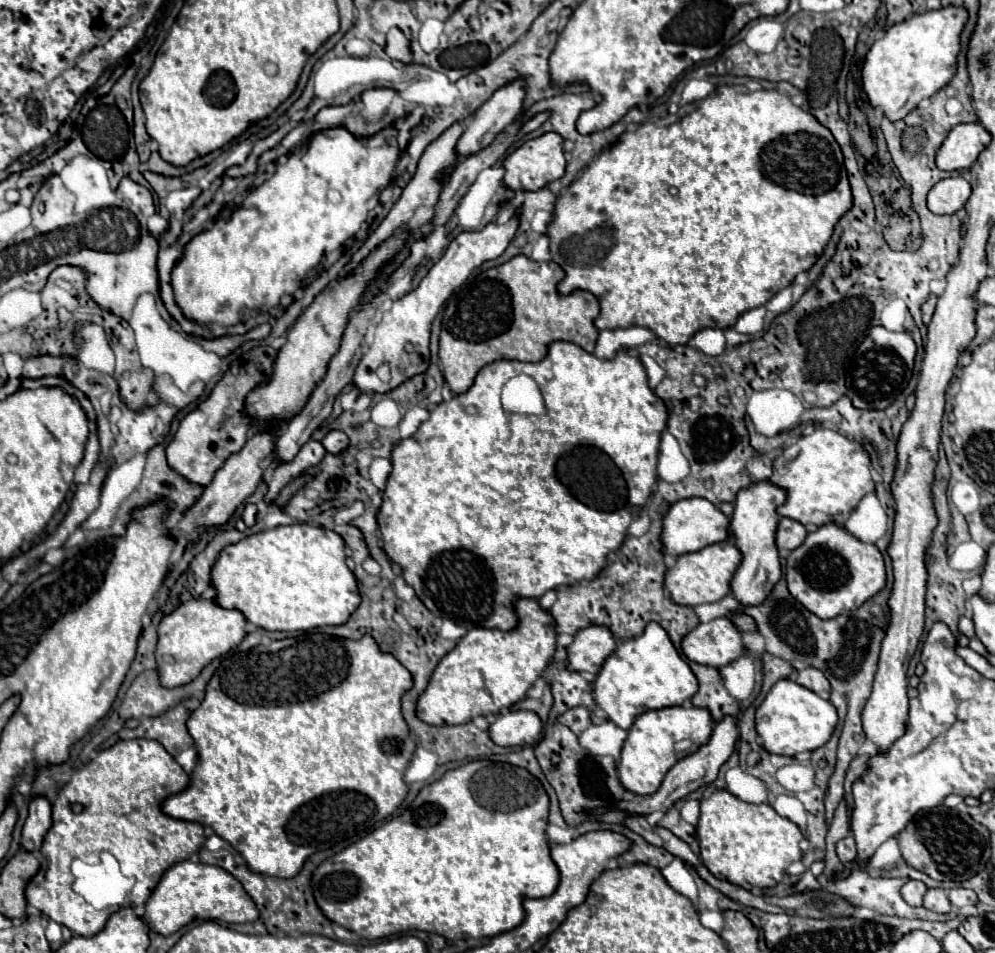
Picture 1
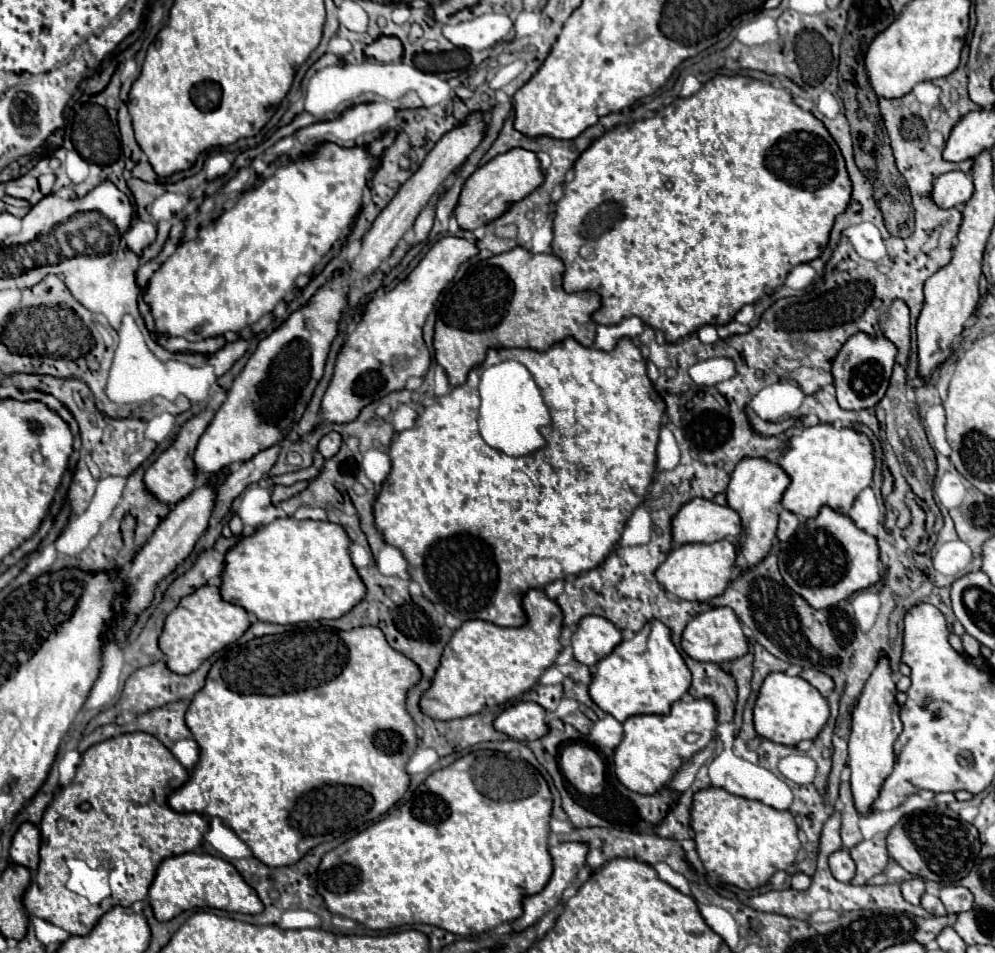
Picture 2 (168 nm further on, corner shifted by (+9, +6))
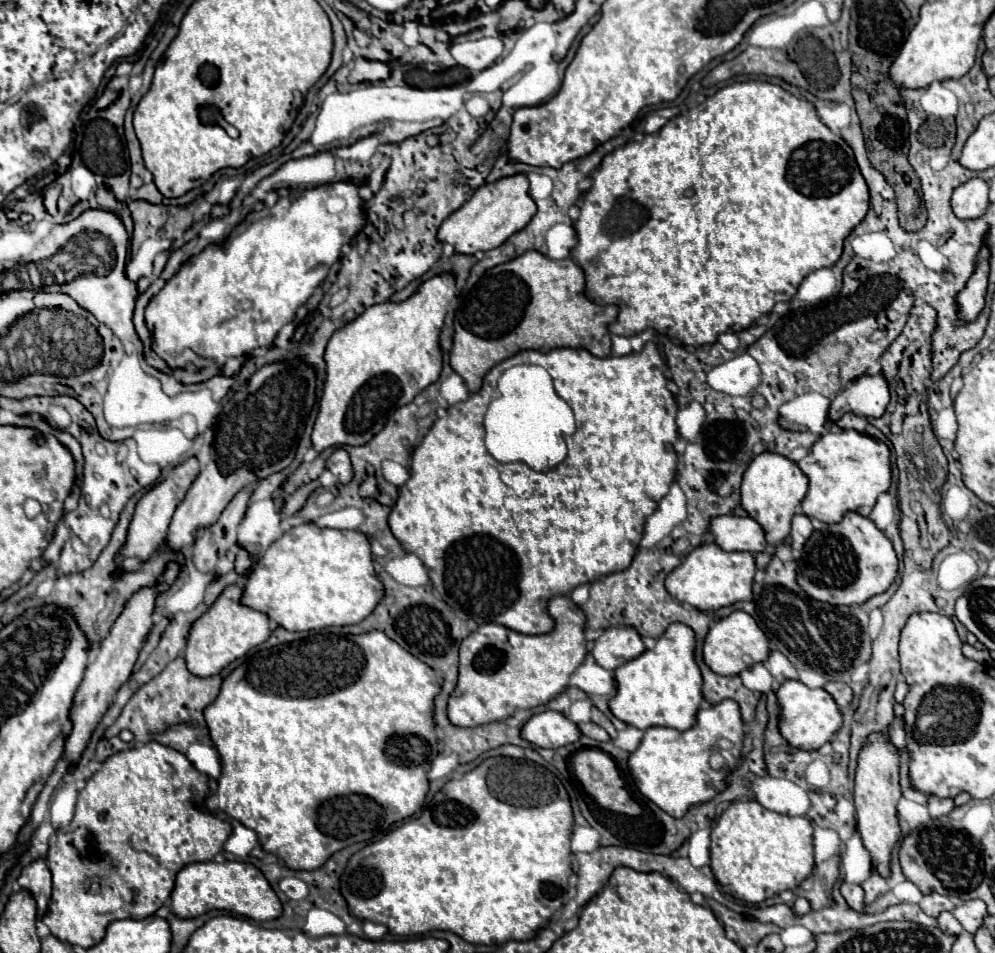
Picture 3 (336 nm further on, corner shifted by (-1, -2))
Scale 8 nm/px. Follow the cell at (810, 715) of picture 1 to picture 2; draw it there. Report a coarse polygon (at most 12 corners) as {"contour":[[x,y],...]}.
{"contour":[[772,672],[754,704],[758,736],[796,746],[830,716],[802,678]]}

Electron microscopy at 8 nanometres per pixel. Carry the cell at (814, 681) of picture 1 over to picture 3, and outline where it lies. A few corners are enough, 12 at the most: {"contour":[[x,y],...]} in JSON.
{"contour":[[828,682],[824,690],[840,708],[852,702],[852,688],[844,682]]}

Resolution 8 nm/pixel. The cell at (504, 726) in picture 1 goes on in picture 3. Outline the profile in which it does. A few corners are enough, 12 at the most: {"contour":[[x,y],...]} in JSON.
{"contour":[[534,714],[522,738],[540,748],[578,742],[580,728],[564,714]]}

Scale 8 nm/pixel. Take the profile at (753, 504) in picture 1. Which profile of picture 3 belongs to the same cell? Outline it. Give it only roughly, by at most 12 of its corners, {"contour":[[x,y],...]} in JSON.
{"contour":[[758,454],[742,478],[742,508],[770,544],[790,534],[808,490],[796,462]]}

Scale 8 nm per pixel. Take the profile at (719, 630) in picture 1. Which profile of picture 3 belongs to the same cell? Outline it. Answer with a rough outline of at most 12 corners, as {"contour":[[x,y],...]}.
{"contour":[[742,610],[712,624],[704,662],[736,676],[764,662],[766,634]]}

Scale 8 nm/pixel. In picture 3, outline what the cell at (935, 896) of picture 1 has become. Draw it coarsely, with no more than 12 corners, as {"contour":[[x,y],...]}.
{"contour":[[950,912],[938,916],[938,928],[952,936],[962,934]]}

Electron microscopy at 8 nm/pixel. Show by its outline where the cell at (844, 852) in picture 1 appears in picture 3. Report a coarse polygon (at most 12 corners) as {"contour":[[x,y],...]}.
{"contour":[[848,882],[840,884],[840,894],[846,904],[862,912],[864,890]]}

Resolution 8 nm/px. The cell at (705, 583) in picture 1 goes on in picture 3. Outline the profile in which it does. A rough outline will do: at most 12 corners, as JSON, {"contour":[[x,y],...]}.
{"contour":[[694,548],[666,590],[702,612],[752,598],[750,552]]}

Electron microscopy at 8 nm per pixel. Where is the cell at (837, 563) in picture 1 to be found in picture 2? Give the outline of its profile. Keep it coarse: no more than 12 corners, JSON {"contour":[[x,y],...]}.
{"contour":[[822,508],[778,556],[816,610],[880,580],[876,538]]}

